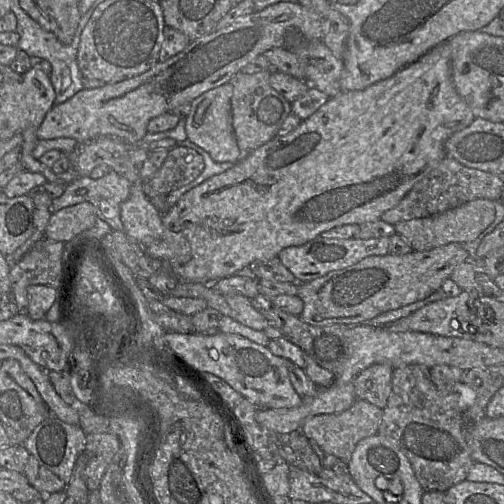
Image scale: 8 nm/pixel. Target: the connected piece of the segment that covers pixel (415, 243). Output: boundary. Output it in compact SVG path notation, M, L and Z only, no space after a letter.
M475 199L456 208L424 218L401 221L394 225L395 232L403 237L414 251L426 251L450 243L472 242L495 220L495 203L490 199Z

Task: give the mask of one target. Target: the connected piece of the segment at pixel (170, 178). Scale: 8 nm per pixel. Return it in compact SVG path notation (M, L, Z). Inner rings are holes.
M178 144L169 150L156 174L143 184L144 193L149 199L158 195L168 195L194 181L204 168L204 159L200 154Z

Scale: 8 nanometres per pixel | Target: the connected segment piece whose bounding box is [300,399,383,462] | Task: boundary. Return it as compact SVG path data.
M357 399L349 409L343 412L311 417L305 421L300 431L308 440L314 440L324 452L347 462L362 439L378 433L382 414L383 409L366 400Z

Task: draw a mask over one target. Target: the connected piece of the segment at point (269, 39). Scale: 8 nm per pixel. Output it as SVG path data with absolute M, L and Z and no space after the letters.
M278 2L238 18L233 24L194 41L180 53L158 62L146 72L95 89L82 89L67 101L54 105L37 130L39 140L73 138L79 145L98 137L117 136L130 147L140 146L152 118L172 112L205 92L221 86L257 56L272 48L284 48L286 33L298 28L309 41L323 41L322 17L298 2Z

